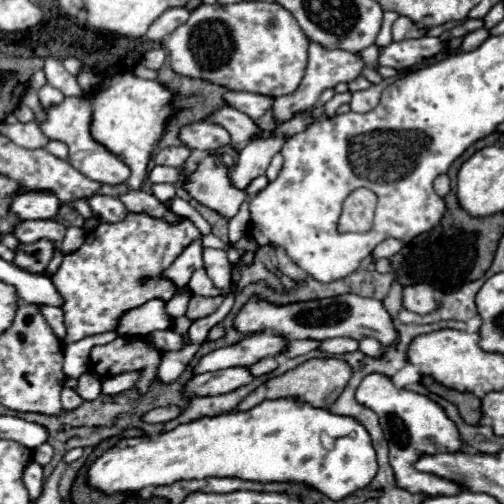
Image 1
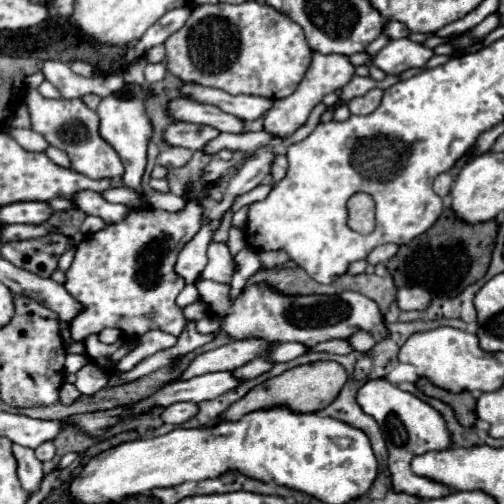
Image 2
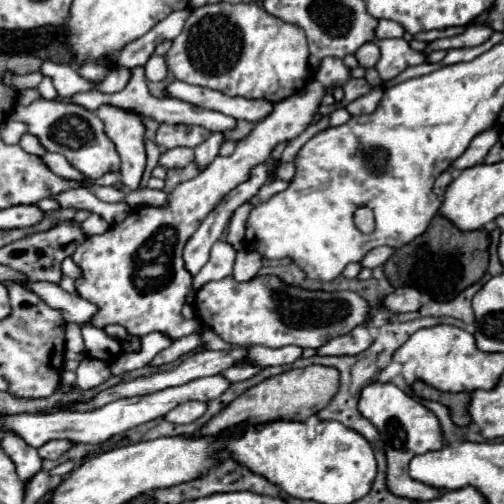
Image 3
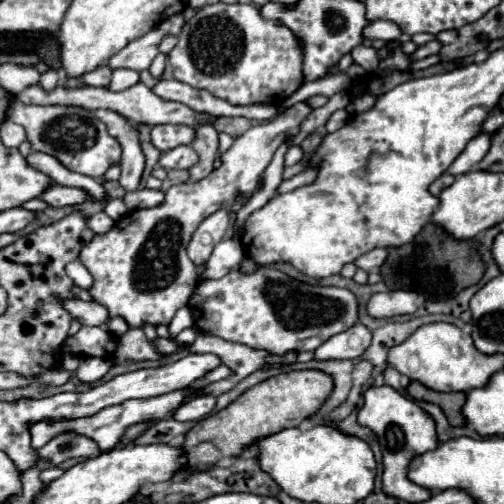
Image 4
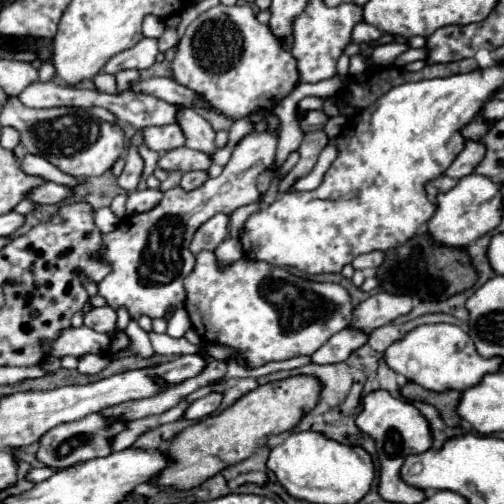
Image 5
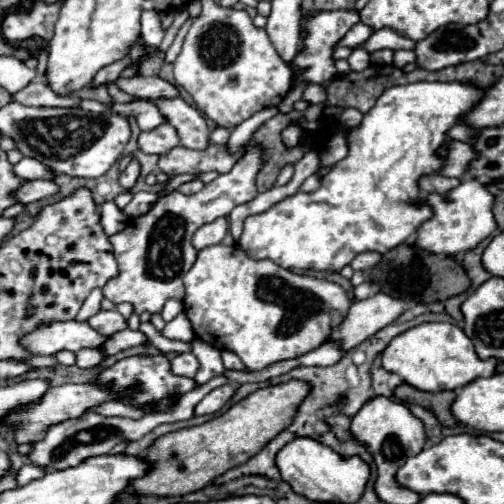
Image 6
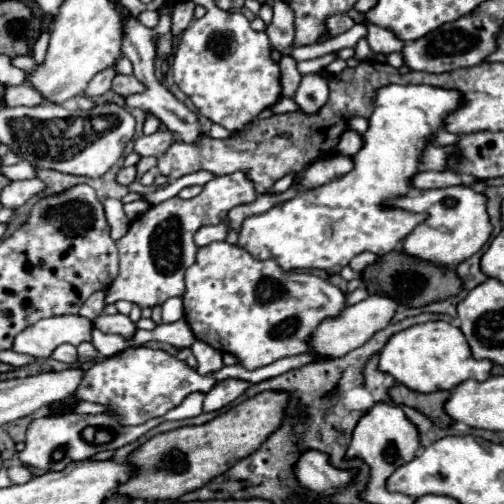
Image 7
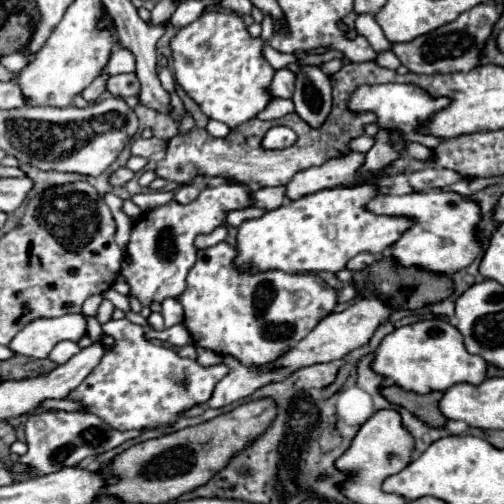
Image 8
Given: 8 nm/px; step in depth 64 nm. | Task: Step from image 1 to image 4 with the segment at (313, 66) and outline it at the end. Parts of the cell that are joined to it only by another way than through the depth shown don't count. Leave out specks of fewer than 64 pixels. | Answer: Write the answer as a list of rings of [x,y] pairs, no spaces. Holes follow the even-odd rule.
[[[298,102],[278,112],[272,120],[252,126],[234,140],[228,152],[220,154],[220,168],[214,168],[210,176],[198,182],[172,186],[162,204],[134,210],[124,216],[124,220],[118,220],[110,232],[94,236],[78,254],[78,260],[94,276],[94,282],[88,288],[94,302],[102,304],[110,318],[122,316],[130,328],[144,328],[146,324],[168,326],[174,314],[188,304],[196,286],[198,272],[186,256],[186,246],[194,230],[206,216],[222,206],[236,212],[246,202],[234,200],[238,192],[246,198],[254,194],[256,184],[278,146],[300,132],[300,124],[310,112],[312,106],[308,102]]]

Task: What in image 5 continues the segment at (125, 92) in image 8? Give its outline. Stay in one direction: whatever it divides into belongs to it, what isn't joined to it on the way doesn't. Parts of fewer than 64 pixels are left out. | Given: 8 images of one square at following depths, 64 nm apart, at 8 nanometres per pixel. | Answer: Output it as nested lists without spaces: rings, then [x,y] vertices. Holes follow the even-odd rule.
[[[150,78],[150,80],[140,80],[138,84],[132,84],[132,90],[136,92],[146,92],[152,94],[164,102],[180,104],[186,108],[204,108],[204,110],[214,110],[210,102],[202,96],[192,92],[190,88],[178,84],[172,78]]]

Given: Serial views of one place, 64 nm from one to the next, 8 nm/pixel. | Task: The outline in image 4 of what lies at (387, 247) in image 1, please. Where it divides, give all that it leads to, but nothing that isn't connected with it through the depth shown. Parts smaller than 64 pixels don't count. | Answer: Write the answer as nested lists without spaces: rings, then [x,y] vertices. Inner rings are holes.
[[[374,248],[374,250],[366,252],[364,256],[360,256],[354,264],[358,268],[362,268],[362,270],[372,270],[372,268],[380,268],[386,258],[388,258],[388,250],[386,248]]]

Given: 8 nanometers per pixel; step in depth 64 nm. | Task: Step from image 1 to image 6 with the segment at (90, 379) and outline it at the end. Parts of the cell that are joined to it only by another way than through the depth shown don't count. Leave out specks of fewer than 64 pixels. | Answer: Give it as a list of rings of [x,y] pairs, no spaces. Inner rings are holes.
[[[80,350],[76,354],[76,364],[80,368],[94,368],[104,360],[104,354],[100,350]]]

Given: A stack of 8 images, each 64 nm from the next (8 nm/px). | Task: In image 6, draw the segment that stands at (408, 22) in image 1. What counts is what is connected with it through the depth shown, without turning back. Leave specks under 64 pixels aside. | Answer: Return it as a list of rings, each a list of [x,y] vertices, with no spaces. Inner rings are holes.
[[[358,22],[352,26],[352,32],[348,32],[348,36],[344,36],[344,40],[340,40],[340,46],[350,46],[350,48],[356,48],[360,44],[364,44],[370,36],[374,34],[374,28]]]

